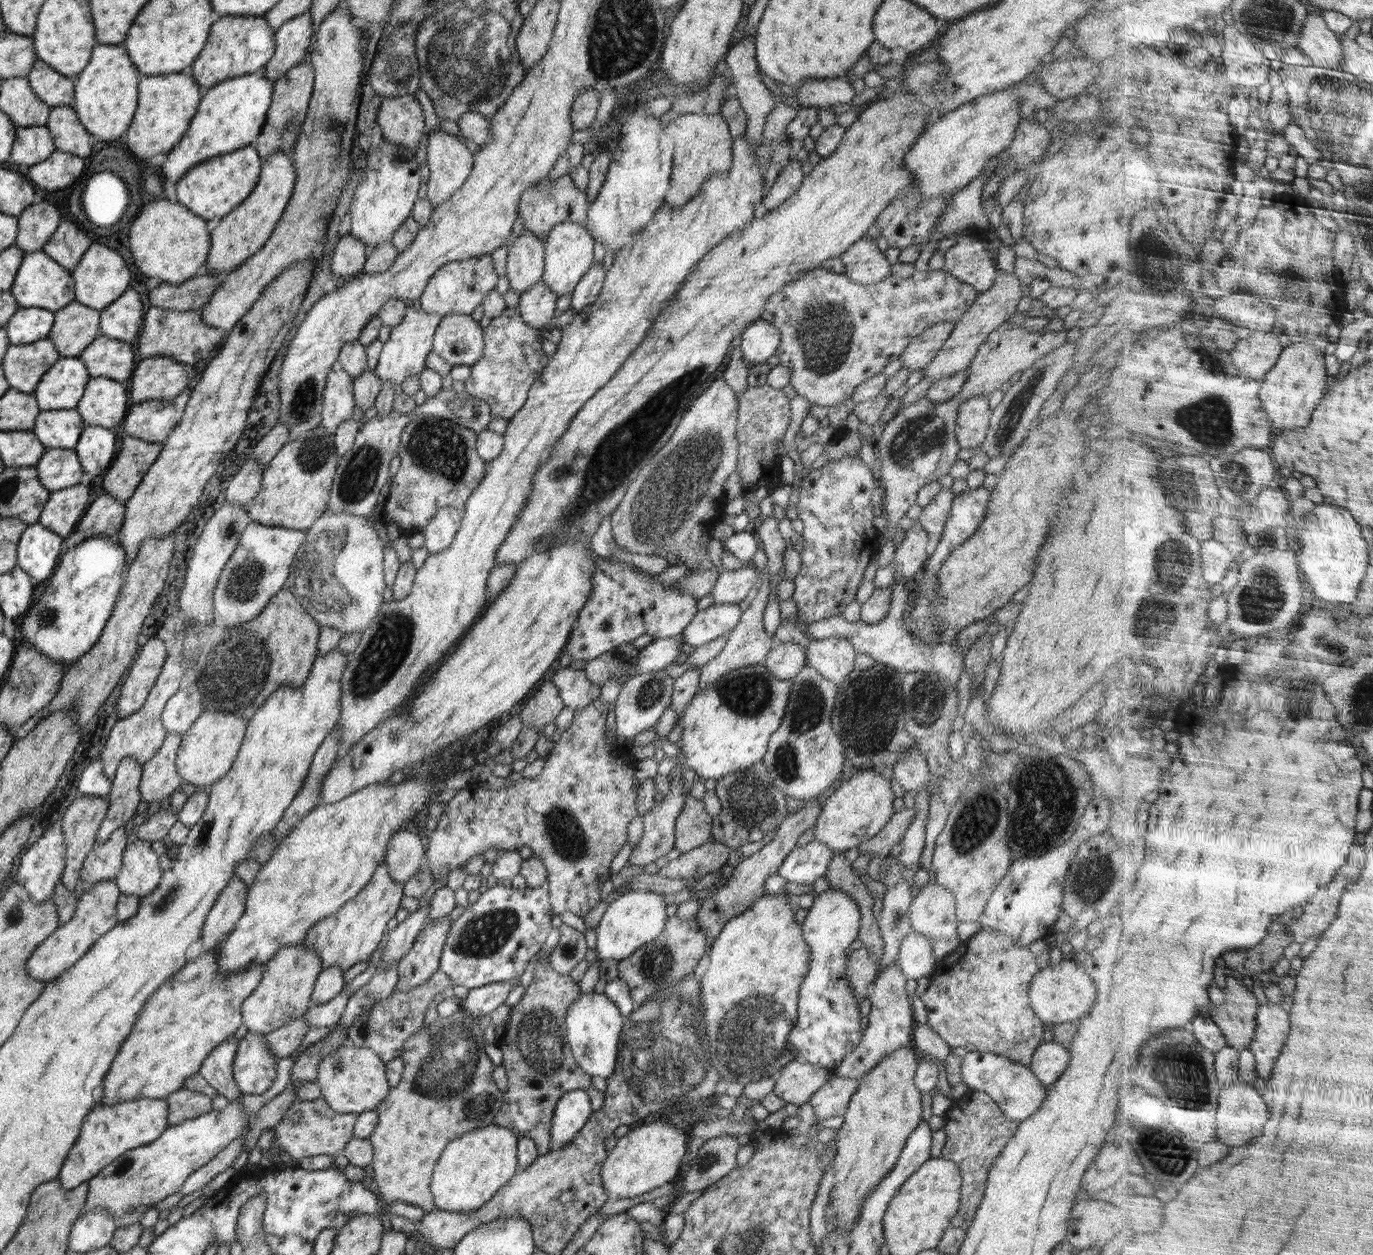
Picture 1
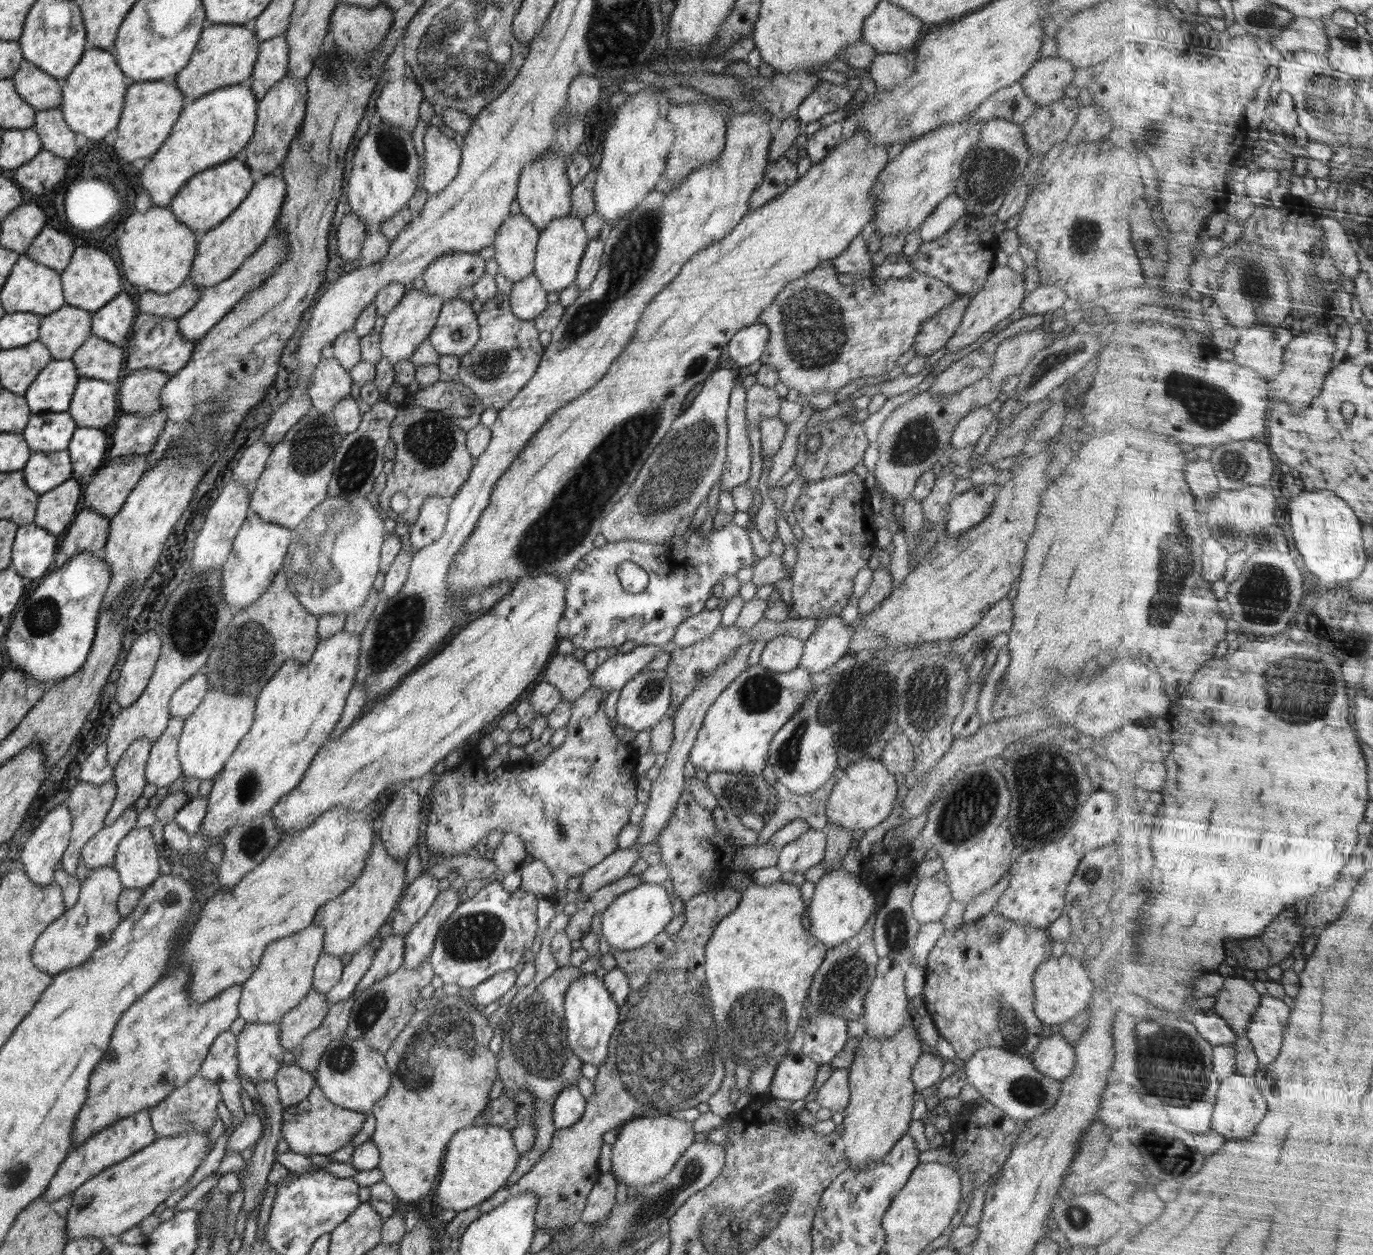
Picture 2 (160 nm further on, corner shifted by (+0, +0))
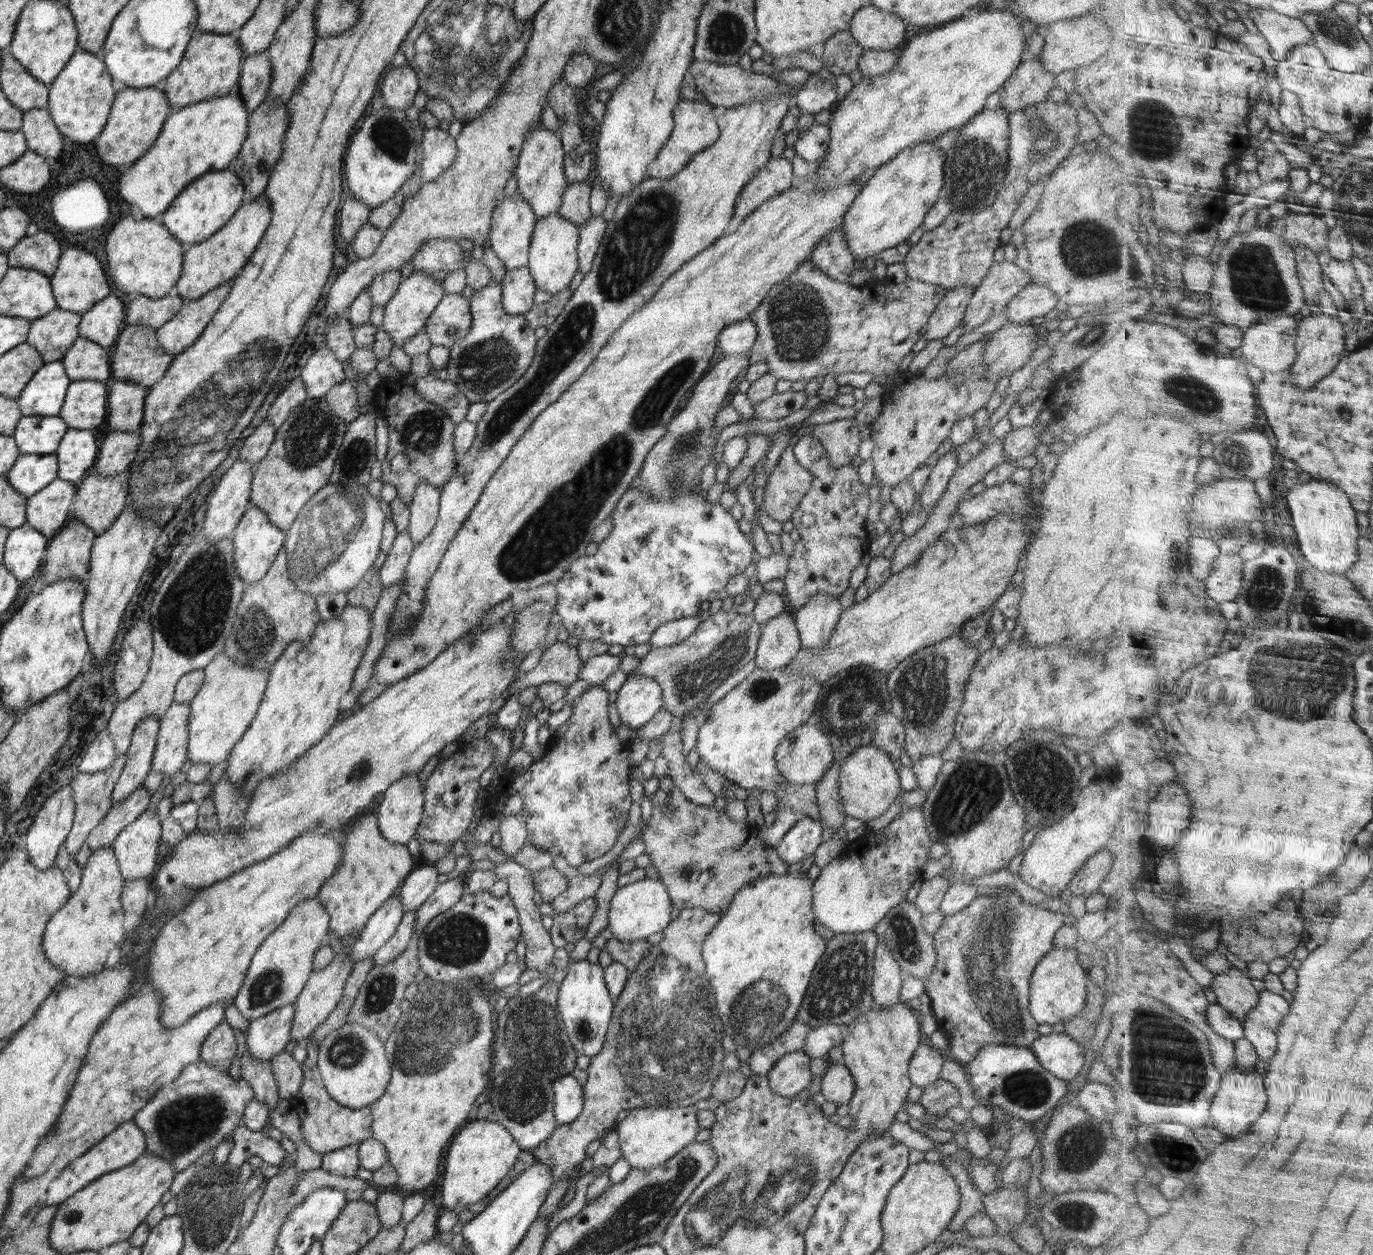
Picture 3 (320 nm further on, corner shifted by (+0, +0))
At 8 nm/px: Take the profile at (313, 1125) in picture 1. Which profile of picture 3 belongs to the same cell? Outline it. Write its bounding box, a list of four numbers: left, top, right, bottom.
[295,1035,372,1155]

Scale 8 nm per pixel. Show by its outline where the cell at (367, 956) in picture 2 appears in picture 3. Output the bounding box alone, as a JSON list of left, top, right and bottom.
[352,895,403,966]

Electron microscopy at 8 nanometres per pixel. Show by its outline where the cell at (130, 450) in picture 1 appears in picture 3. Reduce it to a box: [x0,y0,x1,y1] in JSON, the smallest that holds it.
[72,470,129,535]

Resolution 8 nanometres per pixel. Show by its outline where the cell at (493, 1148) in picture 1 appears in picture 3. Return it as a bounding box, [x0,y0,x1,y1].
[442,1120,523,1209]

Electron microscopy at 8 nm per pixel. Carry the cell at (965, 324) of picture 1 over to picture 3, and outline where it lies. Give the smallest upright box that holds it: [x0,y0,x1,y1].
[962,261,1029,332]

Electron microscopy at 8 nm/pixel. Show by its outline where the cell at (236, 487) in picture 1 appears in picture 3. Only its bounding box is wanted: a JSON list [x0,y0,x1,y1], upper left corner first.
[239,419,275,471]

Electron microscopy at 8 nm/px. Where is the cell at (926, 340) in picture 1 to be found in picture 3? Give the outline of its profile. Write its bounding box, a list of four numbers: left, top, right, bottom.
[924,286,974,341]

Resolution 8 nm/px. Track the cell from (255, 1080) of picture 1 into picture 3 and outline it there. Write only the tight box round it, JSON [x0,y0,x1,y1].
[245,1004,295,1062]

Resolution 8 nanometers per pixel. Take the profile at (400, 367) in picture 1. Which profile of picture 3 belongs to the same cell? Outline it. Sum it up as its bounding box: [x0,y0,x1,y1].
[382,270,444,348]

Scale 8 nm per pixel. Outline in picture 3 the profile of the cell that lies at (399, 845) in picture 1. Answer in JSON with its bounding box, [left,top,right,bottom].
[377,773,424,845]

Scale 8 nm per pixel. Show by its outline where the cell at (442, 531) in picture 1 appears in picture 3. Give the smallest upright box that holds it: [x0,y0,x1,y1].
[407,483,440,544]

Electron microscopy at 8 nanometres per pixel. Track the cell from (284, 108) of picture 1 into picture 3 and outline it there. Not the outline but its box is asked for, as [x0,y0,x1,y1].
[229,100,288,200]

